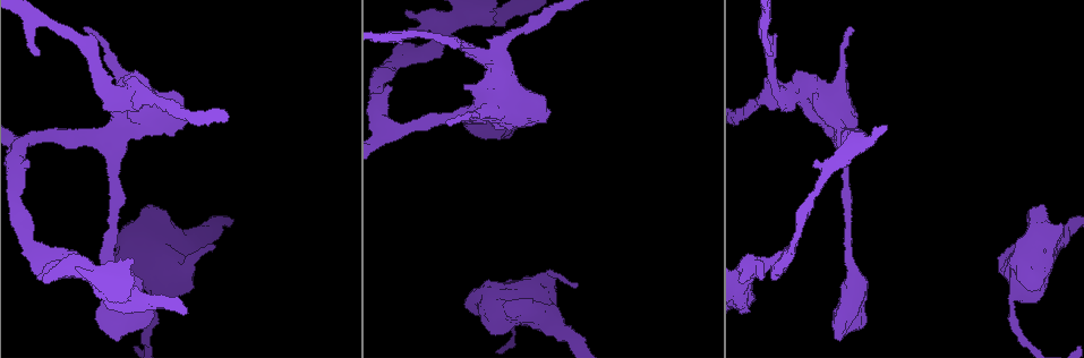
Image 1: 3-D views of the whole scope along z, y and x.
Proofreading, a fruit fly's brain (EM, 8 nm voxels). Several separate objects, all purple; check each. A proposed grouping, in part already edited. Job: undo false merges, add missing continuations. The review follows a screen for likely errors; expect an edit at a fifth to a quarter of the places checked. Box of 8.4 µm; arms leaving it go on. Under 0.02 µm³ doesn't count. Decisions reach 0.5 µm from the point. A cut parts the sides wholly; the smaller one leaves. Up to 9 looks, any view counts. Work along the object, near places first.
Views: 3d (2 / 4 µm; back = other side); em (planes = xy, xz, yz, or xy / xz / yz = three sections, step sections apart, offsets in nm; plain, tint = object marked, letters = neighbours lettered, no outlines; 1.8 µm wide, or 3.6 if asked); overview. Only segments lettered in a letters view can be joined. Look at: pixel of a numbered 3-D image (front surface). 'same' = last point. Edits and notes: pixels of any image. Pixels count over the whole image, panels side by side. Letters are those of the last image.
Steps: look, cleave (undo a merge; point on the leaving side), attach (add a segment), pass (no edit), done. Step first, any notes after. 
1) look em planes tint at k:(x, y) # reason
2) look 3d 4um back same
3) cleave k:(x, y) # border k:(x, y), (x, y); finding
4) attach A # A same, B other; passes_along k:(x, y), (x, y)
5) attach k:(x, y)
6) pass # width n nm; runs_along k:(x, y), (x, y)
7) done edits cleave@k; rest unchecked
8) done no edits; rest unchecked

look em 3.6um planes letters at 1:(1011, 299) # thick turns thin

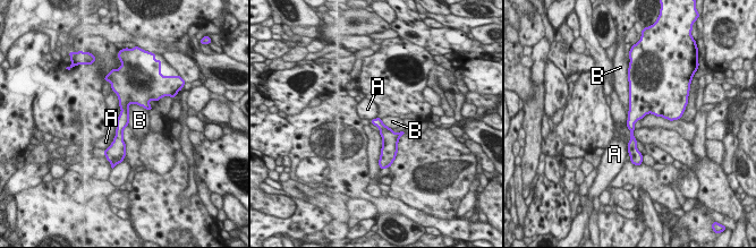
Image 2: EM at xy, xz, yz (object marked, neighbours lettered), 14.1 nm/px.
pass # width 140 nm; A other, B other; border 2:(116, 136), (102, 152); continuous, no second cell

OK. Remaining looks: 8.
look 3d 2um at 1:(1014, 245) # branch stops here

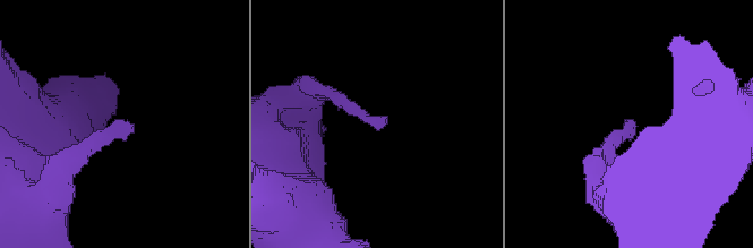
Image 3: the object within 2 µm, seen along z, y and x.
look em planes letters at 3:(382, 127) # need the tissue

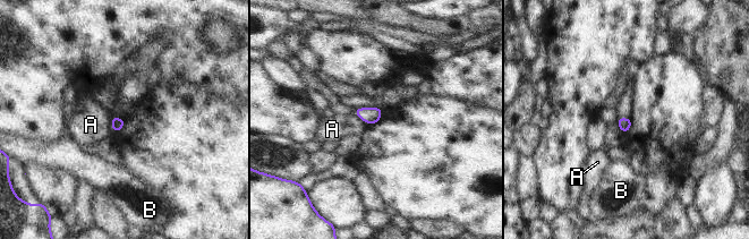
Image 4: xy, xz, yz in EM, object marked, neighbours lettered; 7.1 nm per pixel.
pass # A other, B other; border 4:(354, 113), (368, 125); no lettered segment goes on from it

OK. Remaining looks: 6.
look 3d 2um at 1:(506, 136) # thick end

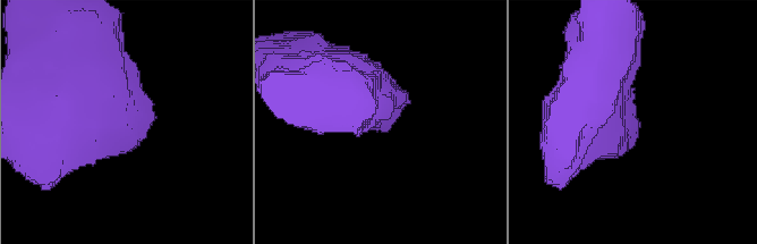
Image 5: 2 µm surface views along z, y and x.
look em planes letters at 5:(373, 128) # need the tissue

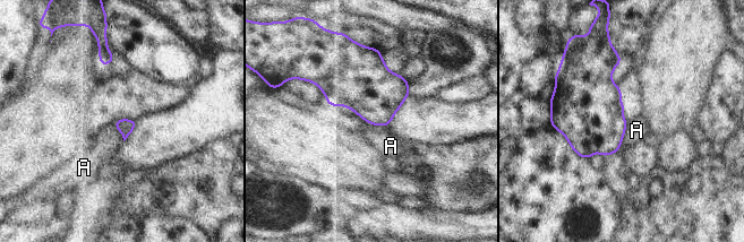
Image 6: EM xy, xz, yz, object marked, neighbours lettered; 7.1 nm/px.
pass # A other; border 6:(627, 122), (622, 145), (616, 153); none of them fits

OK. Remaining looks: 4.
look em xz step 16 letters at 1:(463, 85) # free end

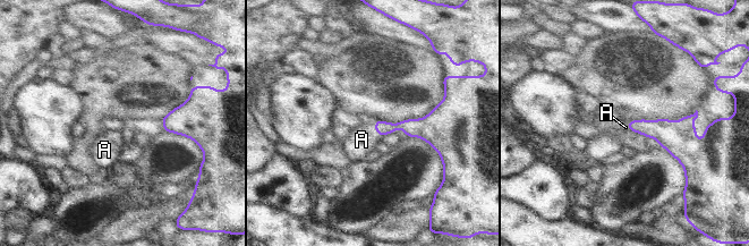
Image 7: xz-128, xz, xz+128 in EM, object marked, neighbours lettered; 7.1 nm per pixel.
look em planes letters same # another direction

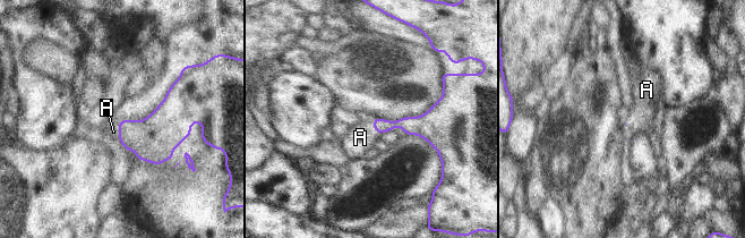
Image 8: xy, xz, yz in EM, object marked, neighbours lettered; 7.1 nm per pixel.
attach A # A same; the cell continues

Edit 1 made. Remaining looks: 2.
done edits attach@8; rest unchecked

